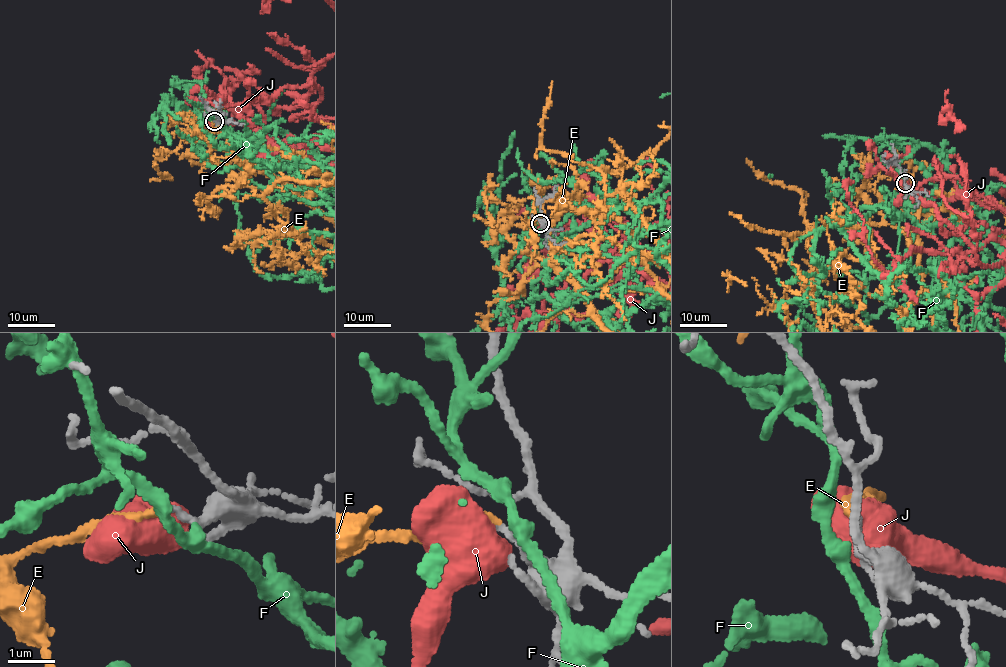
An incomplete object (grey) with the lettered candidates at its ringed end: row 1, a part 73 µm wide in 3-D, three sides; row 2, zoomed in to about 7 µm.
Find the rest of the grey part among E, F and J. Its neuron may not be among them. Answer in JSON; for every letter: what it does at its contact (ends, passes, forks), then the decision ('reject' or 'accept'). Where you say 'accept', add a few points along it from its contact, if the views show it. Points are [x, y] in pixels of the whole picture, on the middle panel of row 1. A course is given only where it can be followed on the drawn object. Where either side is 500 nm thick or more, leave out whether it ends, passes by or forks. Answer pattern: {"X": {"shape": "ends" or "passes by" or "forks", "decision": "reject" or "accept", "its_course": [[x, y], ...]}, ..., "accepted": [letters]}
{"E": {"shape": "ends", "decision": "accept"}, "F": {"shape": "passes by", "decision": "reject"}, "J": {"decision": "reject"}, "accepted": ["E"]}

